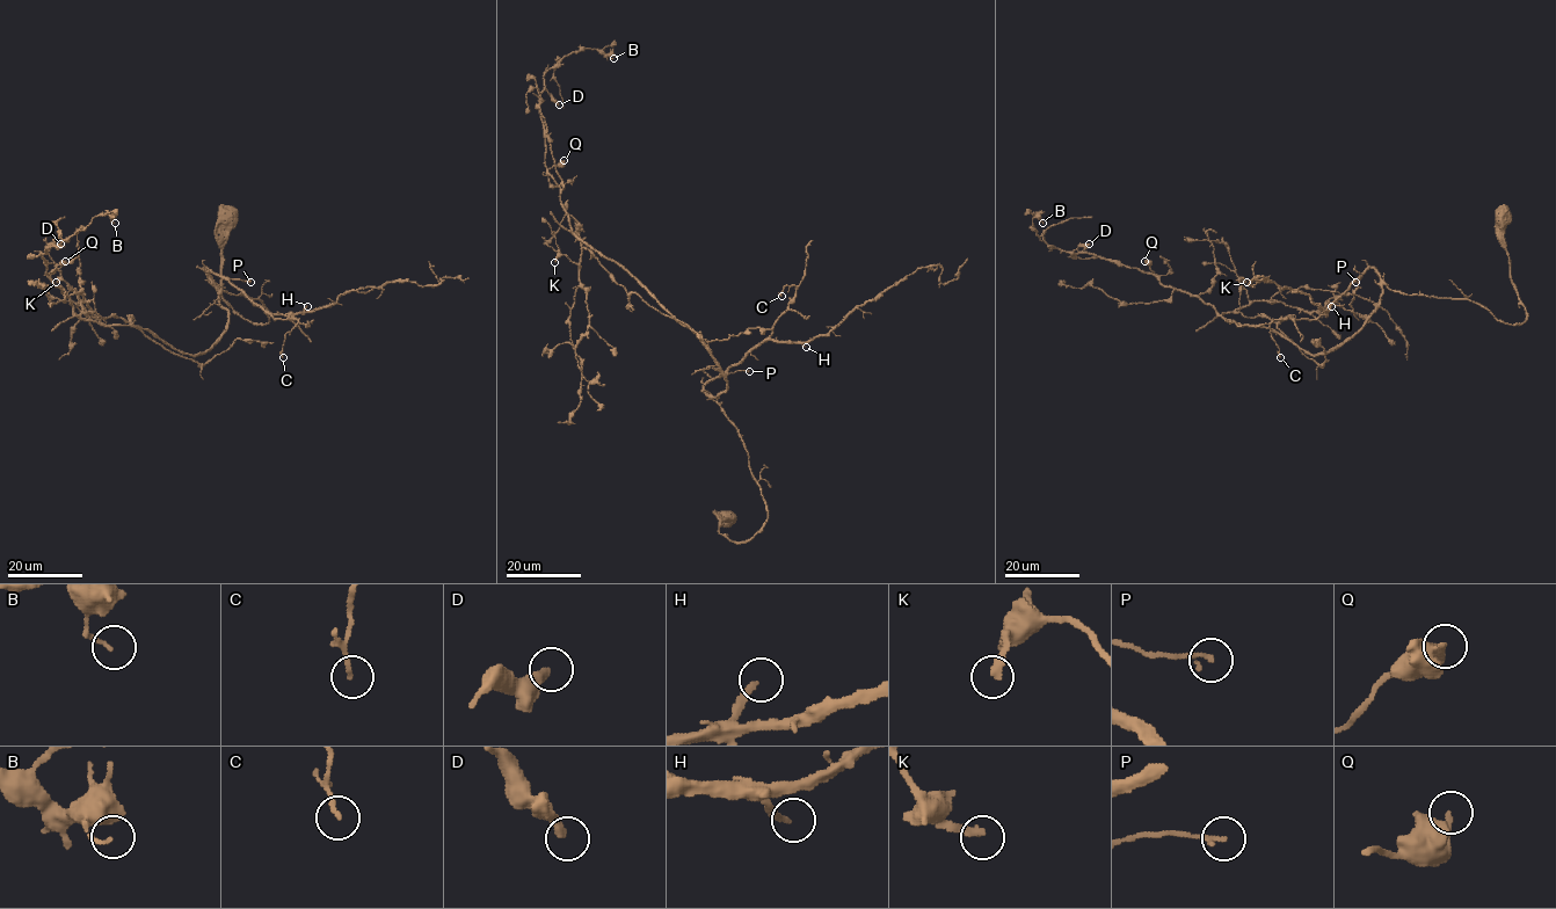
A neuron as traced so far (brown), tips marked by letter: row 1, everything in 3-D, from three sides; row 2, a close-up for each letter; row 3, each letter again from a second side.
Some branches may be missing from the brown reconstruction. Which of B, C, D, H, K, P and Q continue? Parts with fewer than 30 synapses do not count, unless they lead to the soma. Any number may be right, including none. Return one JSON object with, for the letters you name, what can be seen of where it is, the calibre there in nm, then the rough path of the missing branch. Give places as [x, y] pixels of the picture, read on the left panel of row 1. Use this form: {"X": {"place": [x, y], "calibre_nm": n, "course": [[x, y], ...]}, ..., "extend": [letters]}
{"extend": []}

